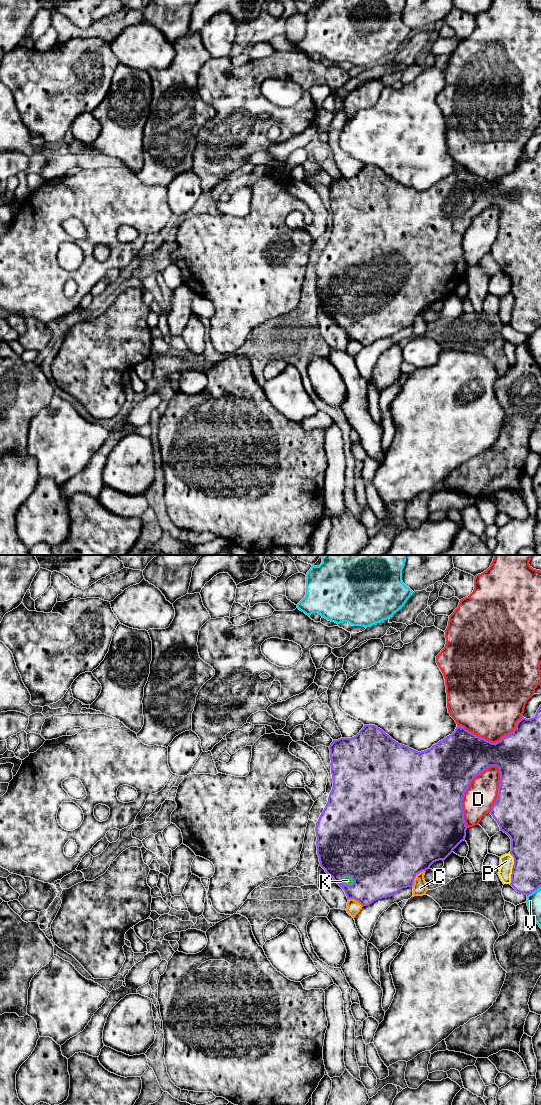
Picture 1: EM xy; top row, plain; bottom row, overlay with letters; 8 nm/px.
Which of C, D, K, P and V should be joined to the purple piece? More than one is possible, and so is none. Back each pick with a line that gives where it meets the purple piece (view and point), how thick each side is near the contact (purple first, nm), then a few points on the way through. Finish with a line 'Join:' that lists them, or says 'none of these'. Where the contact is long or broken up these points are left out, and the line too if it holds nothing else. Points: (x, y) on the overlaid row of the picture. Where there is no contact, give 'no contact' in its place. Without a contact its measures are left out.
K: contact xy (349, 875); calibres 500 and 80 nm; way xy (352, 844), (349, 875), (347, 880)
Join: K

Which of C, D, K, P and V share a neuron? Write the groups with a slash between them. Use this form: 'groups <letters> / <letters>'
groups C / D / K / P / V

